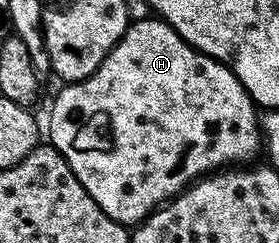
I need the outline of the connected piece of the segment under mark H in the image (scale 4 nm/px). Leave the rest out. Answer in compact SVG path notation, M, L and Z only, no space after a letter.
M148 17L143 20L134 21L128 26L121 41L101 61L97 73L93 73L89 78L82 79L79 83L69 83L60 86L60 91L56 93L55 100L51 103L51 120L45 123L45 127L51 130L50 146L55 147L65 157L69 169L85 185L85 189L93 201L109 217L126 227L133 227L144 221L156 208L168 202L176 193L188 188L196 179L214 172L216 169L227 169L232 165L247 165L258 151L261 151L261 123L255 119L256 104L251 102L250 95L241 85L241 81L225 66L218 63L213 57L201 53L196 47L190 47L163 19L158 17Z

